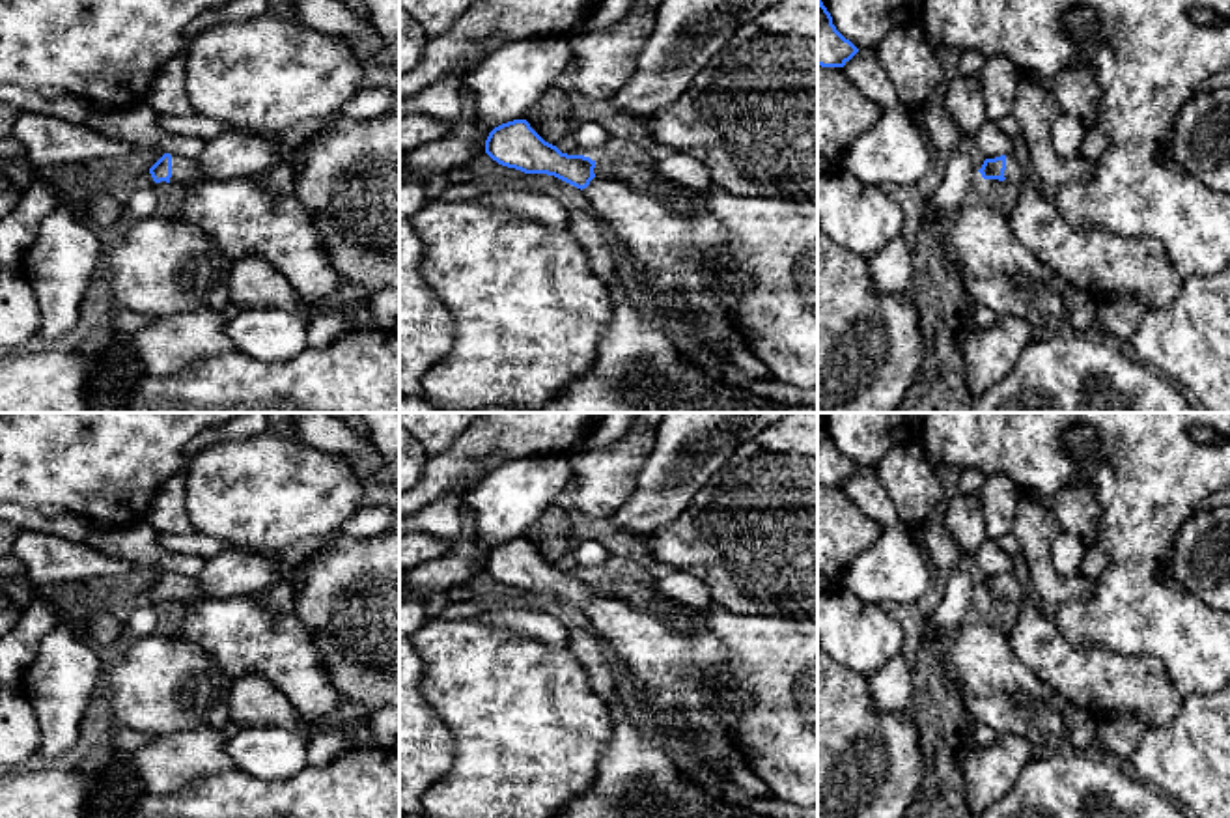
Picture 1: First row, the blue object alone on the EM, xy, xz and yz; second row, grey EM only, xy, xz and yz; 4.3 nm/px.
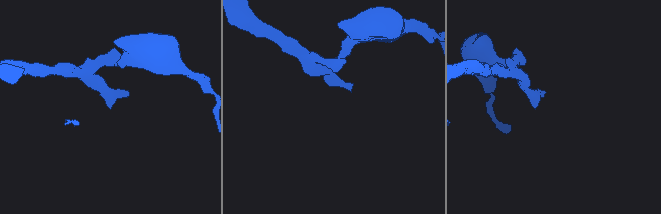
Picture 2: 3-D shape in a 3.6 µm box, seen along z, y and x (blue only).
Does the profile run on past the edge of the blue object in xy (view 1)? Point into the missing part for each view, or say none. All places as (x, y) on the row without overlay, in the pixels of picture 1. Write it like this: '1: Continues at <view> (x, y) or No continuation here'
1: Continues at xy (245, 635)

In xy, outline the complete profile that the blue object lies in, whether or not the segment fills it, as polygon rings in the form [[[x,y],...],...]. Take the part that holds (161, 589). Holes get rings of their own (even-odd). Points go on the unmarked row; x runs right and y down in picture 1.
[[[170,571],[149,592],[155,601],[172,599],[185,607],[174,635],[196,644],[230,676],[261,674],[301,715],[338,712],[343,695],[327,676],[314,631],[293,609],[273,609],[254,596],[211,598],[196,577]]]

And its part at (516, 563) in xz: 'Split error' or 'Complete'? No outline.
Split error

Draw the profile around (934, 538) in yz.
[[[928,519],[913,532],[913,536],[924,555],[948,573],[957,570],[961,560],[969,557],[967,551],[952,538],[943,521]]]

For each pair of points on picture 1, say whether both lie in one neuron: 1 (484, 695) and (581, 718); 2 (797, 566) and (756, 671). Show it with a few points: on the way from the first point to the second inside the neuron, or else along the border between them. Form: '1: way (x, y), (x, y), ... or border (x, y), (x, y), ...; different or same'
1: way (508, 701), (523, 716), (557, 716); same
2: border (734, 613), (775, 615), (797, 620); different

